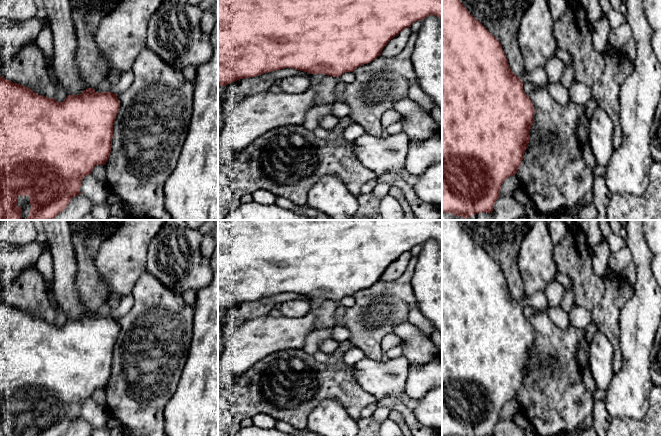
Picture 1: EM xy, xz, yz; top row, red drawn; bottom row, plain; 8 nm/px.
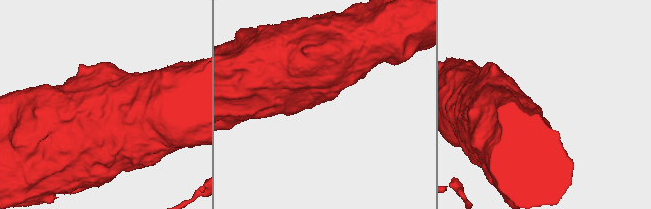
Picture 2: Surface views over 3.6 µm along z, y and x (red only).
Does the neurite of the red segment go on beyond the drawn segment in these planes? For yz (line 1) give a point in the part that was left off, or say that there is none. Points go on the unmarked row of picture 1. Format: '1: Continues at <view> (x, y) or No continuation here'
1: Continues at yz (538, 301)

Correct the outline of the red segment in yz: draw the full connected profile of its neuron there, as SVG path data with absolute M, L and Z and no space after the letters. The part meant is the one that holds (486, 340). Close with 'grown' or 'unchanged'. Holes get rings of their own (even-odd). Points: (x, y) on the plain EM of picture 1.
M442 220L442 436L492 436L500 421L503 406L517 397L525 374L530 365L530 353L534 346L534 331L523 314L523 308L530 306L537 311L547 309L548 299L545 292L524 296L521 302L510 293L506 279L499 265L477 245L463 230L458 220Z; grown

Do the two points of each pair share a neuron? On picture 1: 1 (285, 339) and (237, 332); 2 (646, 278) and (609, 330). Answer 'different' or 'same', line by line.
1: same
2: different

